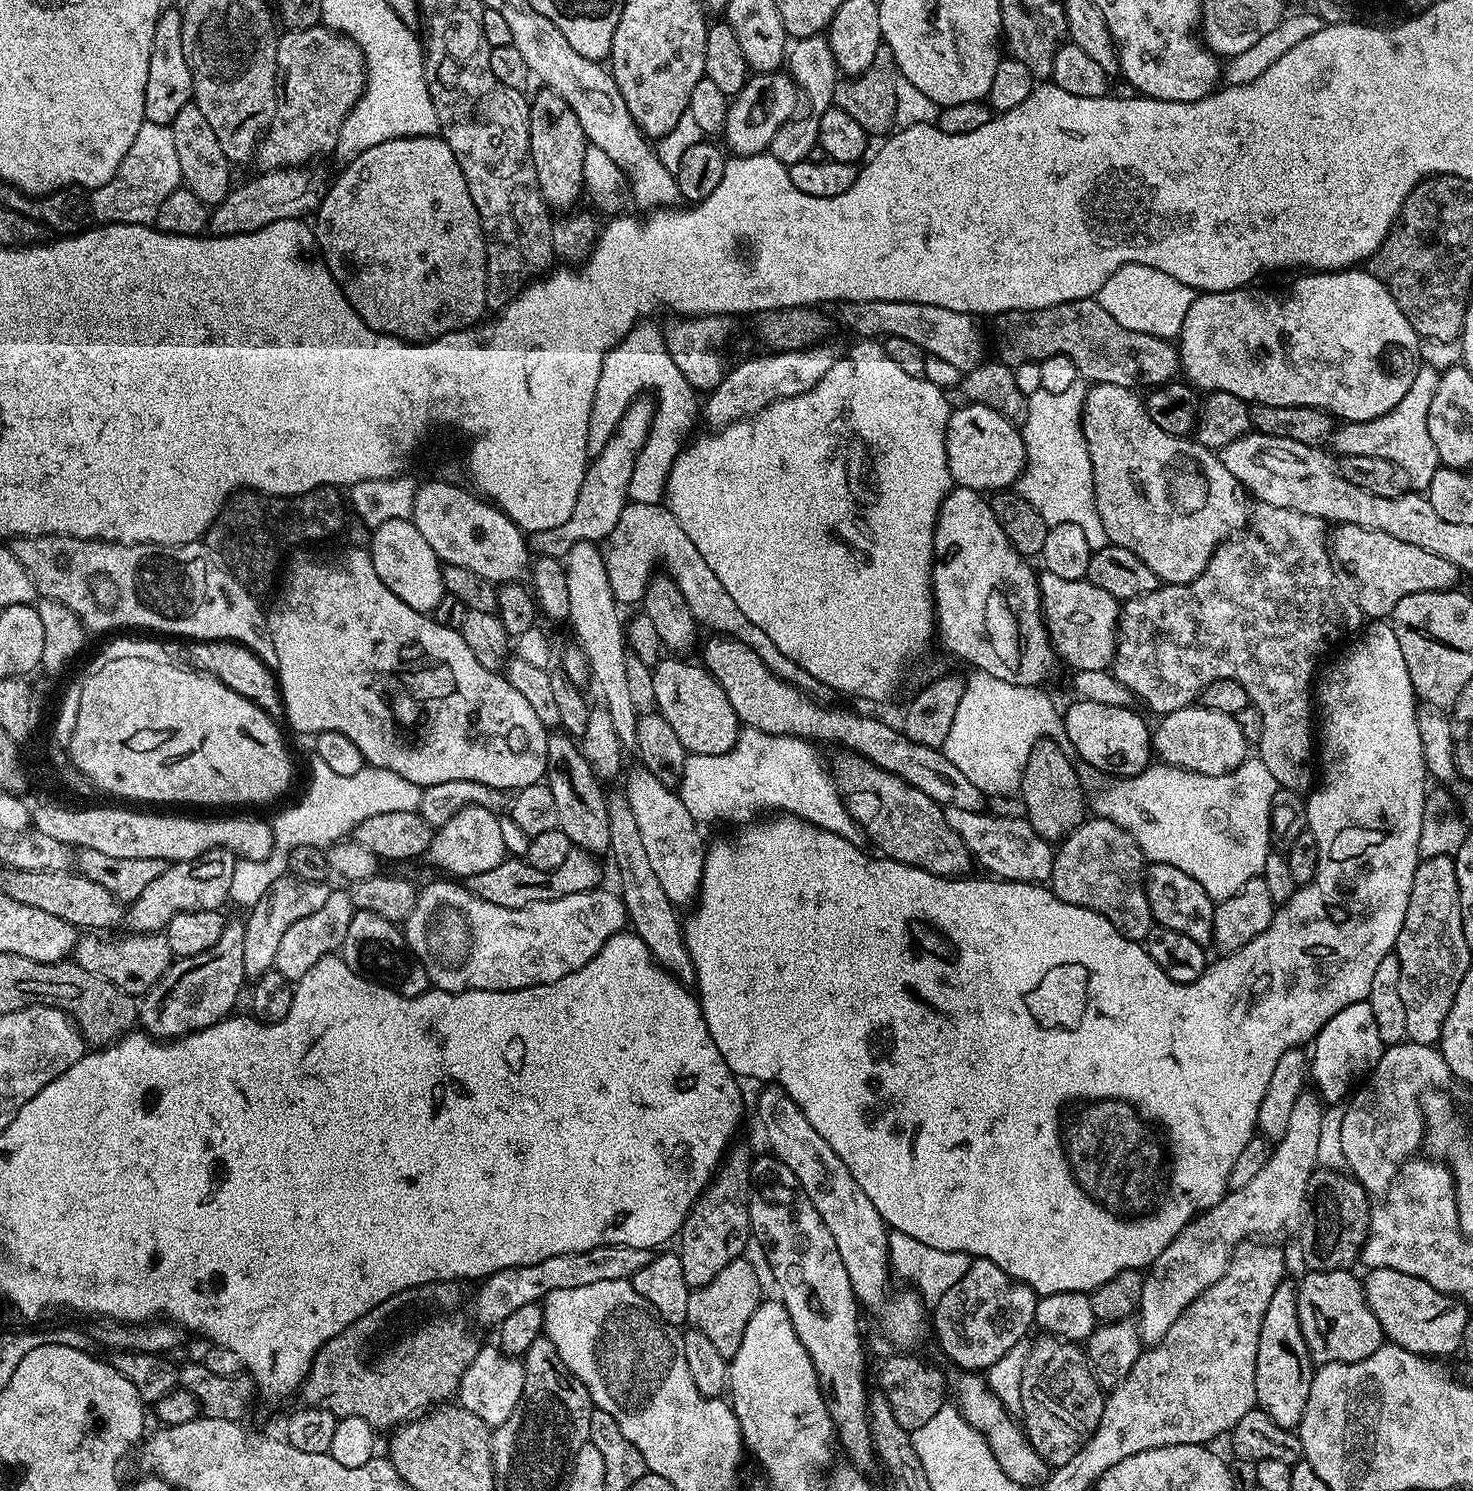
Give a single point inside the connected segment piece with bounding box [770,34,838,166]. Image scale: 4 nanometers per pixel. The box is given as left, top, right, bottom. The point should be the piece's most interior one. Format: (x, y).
(810, 63)

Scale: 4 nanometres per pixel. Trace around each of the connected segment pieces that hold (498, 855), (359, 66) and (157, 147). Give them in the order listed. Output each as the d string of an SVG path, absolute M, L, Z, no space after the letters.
M483 803L471 804L468 808L458 810L458 814L454 814L441 828L435 829L433 836L436 837L428 844L428 860L444 871L441 873L452 878L467 878L494 870L494 866L505 860L504 828L499 818L484 807Z
M317 26L314 28L307 28L306 30L298 30L297 32L288 30L279 37L276 45L276 55L278 57L278 80L282 85L282 95L279 97L276 105L276 116L272 120L272 127L264 133L261 141L256 146L256 155L254 157L254 164L257 164L257 169L271 170L274 168L298 168L307 165L308 160L312 160L315 156L324 156L335 153L336 143L338 142L338 134L342 130L342 122L346 122L346 118L350 114L350 110L358 102L358 98L364 93L364 55L362 50L357 46L348 36L341 36L340 33L332 31L330 28Z
M144 121L114 178L89 193L89 215L99 223L151 225L157 216L158 206L181 182L181 167L171 127Z

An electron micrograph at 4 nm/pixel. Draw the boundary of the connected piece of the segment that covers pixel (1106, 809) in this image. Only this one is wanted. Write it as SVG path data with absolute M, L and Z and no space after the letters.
M1248 758L1230 773L1211 777L1194 774L1172 764L1156 764L1144 769L1139 776L1105 779L1105 784L1090 792L1090 808L1101 820L1109 820L1126 830L1138 842L1145 857L1153 864L1178 866L1182 874L1190 874L1214 902L1238 894L1250 878L1266 869L1267 856L1273 847L1271 826L1271 799L1278 789L1274 774L1258 758Z

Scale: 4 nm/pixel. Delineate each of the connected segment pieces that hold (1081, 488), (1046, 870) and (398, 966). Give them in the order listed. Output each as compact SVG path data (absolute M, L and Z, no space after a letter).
M1077 382L1062 394L1037 394L1028 397L1028 416L1022 425L1024 438L1024 471L1018 481L1018 491L1049 526L1072 522L1086 534L1092 552L1102 550L1109 543L1106 530L1102 530L1102 518L1098 518L1098 510L1094 502L1094 474L1090 466L1090 454L1084 442L1084 429L1080 426L1080 414L1084 411L1084 394L1086 388Z
M957 808L945 811L946 822L962 838L968 847L973 861L985 868L997 880L1023 880L1025 882L1044 882L1049 879L1052 870L1054 848L1047 840L1030 826L1023 815L988 816L987 811L963 812Z
M353 911L347 917L344 926L344 941L338 949L339 955L344 957L346 966L361 974L367 974L371 979L385 984L390 990L394 990L403 996L420 996L429 991L428 975L422 966L422 962L408 949L408 943L404 940L403 931L393 921L382 918L382 914L370 914L369 912Z

